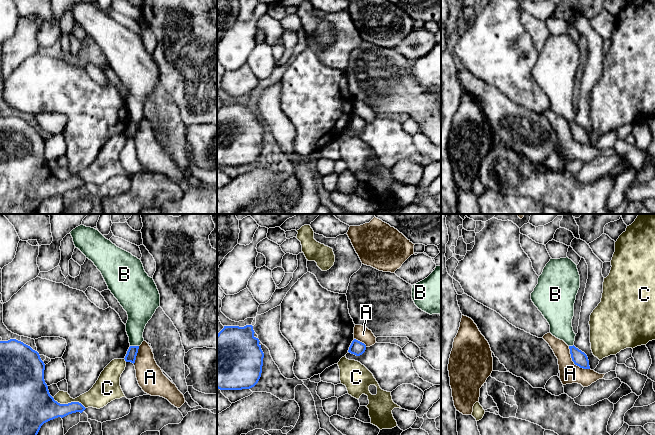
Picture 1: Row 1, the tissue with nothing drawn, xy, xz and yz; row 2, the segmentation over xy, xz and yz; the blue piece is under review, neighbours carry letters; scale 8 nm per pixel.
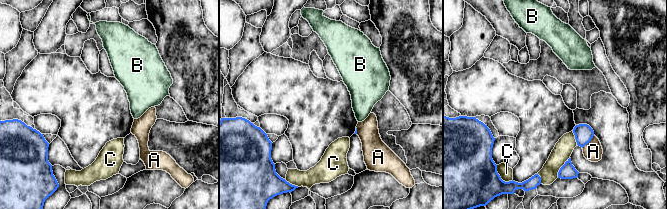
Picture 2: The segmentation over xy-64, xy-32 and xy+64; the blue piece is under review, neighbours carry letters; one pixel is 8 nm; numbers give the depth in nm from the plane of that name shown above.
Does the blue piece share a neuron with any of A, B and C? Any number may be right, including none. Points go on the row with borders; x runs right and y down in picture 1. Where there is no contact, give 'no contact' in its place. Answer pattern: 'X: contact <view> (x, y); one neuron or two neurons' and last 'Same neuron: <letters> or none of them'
A: contact yz (573, 361); two neurons
B: contact xy (134, 346); two neurons
C: contact xy (69, 403); two neurons
Same neuron: none of them

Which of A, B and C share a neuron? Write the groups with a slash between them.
A / B / C

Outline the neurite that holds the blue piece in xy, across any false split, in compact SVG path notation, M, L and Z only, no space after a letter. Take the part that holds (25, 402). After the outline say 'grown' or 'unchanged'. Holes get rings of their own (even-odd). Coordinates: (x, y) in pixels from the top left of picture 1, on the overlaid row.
M16 339L0 341L0 435L37 435L41 426L86 408L79 402L60 404L50 395L44 380L45 364L37 351Z; unchanged

